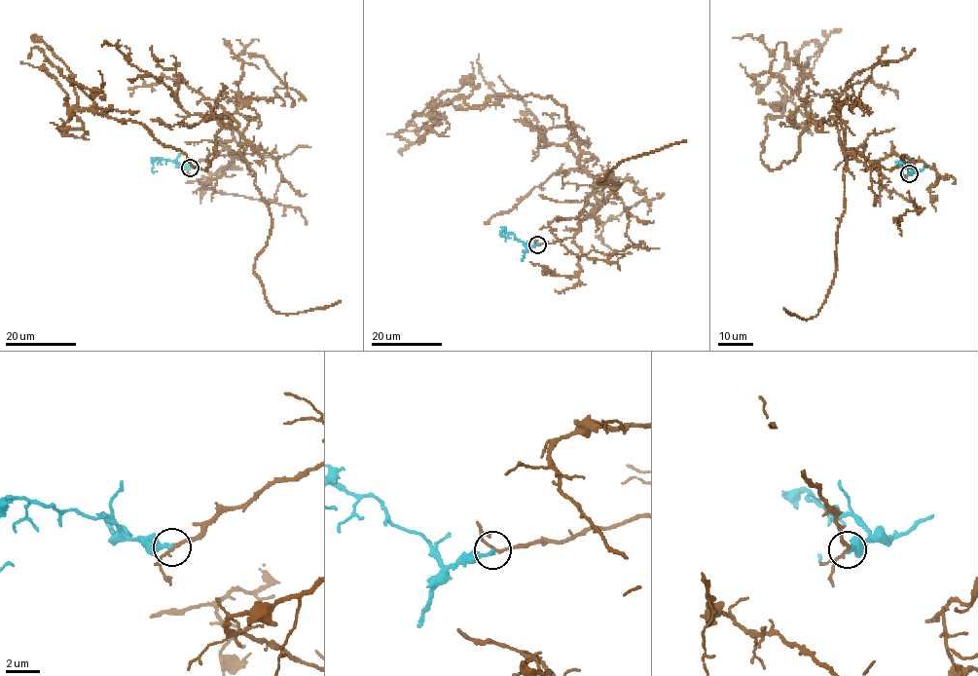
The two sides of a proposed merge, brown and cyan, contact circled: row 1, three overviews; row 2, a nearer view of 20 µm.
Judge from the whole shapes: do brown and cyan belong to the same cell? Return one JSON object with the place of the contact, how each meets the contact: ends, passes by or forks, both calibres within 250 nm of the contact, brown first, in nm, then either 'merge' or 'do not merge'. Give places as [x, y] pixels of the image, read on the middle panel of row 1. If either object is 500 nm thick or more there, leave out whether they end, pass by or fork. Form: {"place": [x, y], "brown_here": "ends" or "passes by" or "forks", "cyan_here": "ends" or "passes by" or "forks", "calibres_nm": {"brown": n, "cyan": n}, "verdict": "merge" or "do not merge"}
{"place": [537, 244], "brown_here": "passes by", "cyan_here": "ends", "calibres_nm": {"brown": 170, "cyan": 260}, "verdict": "merge"}

